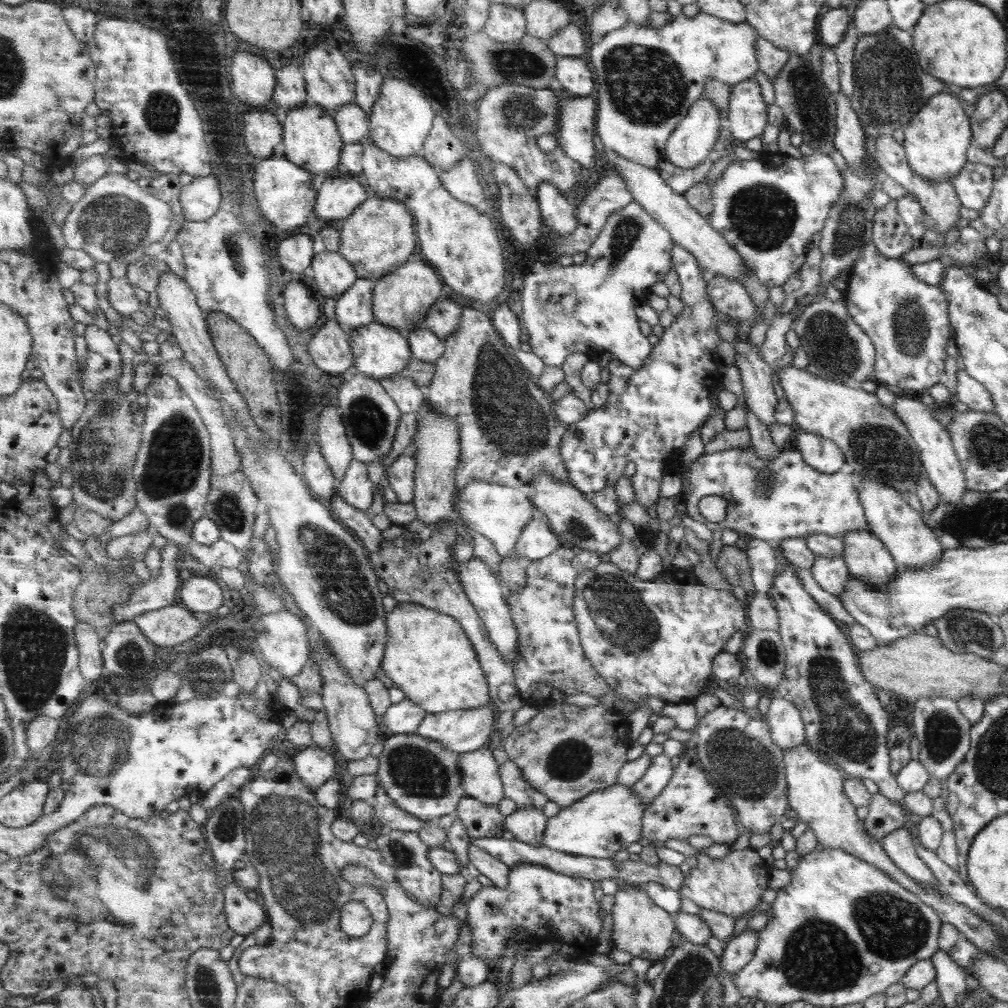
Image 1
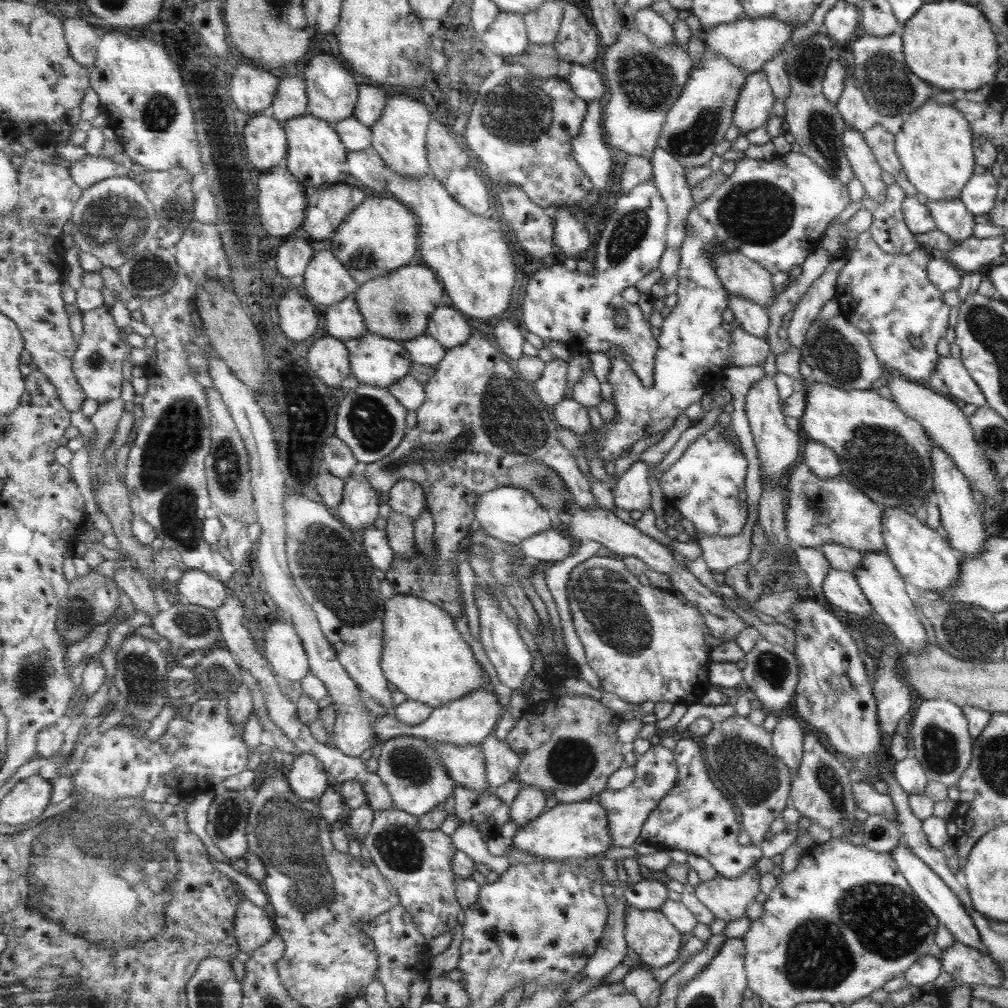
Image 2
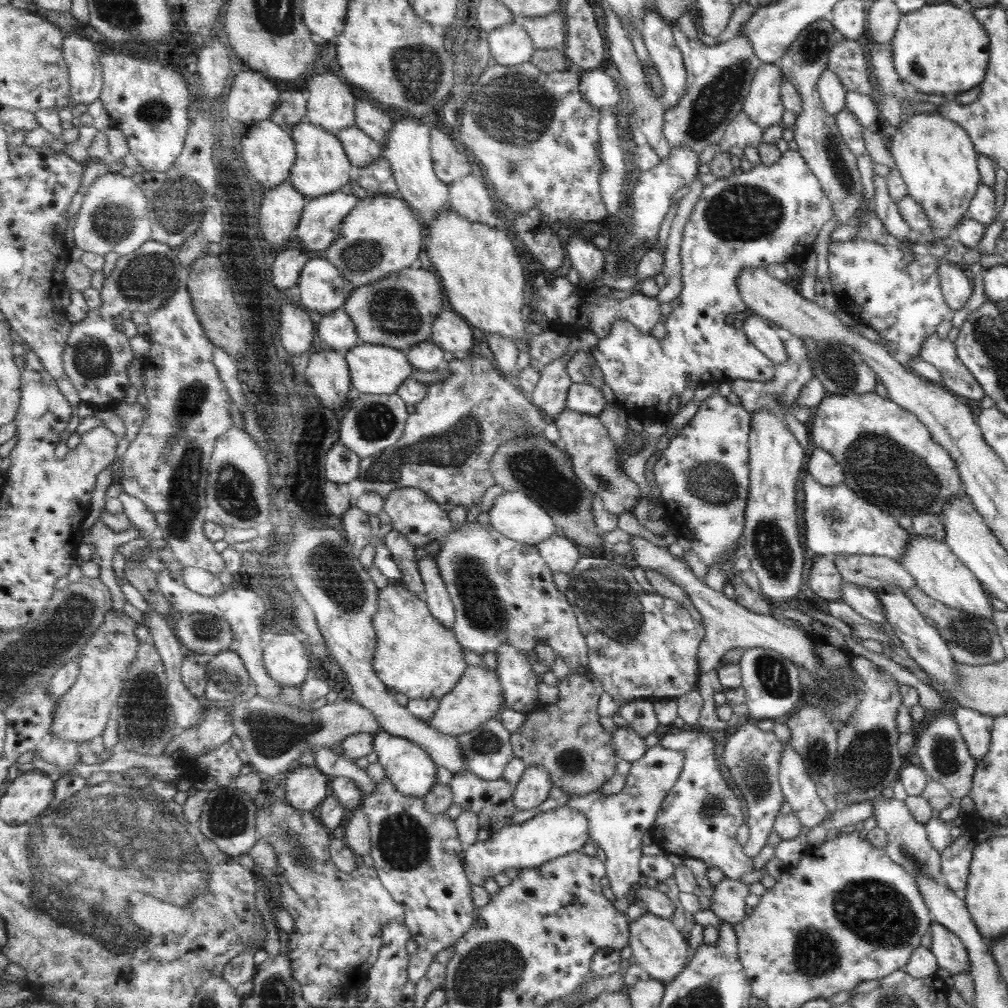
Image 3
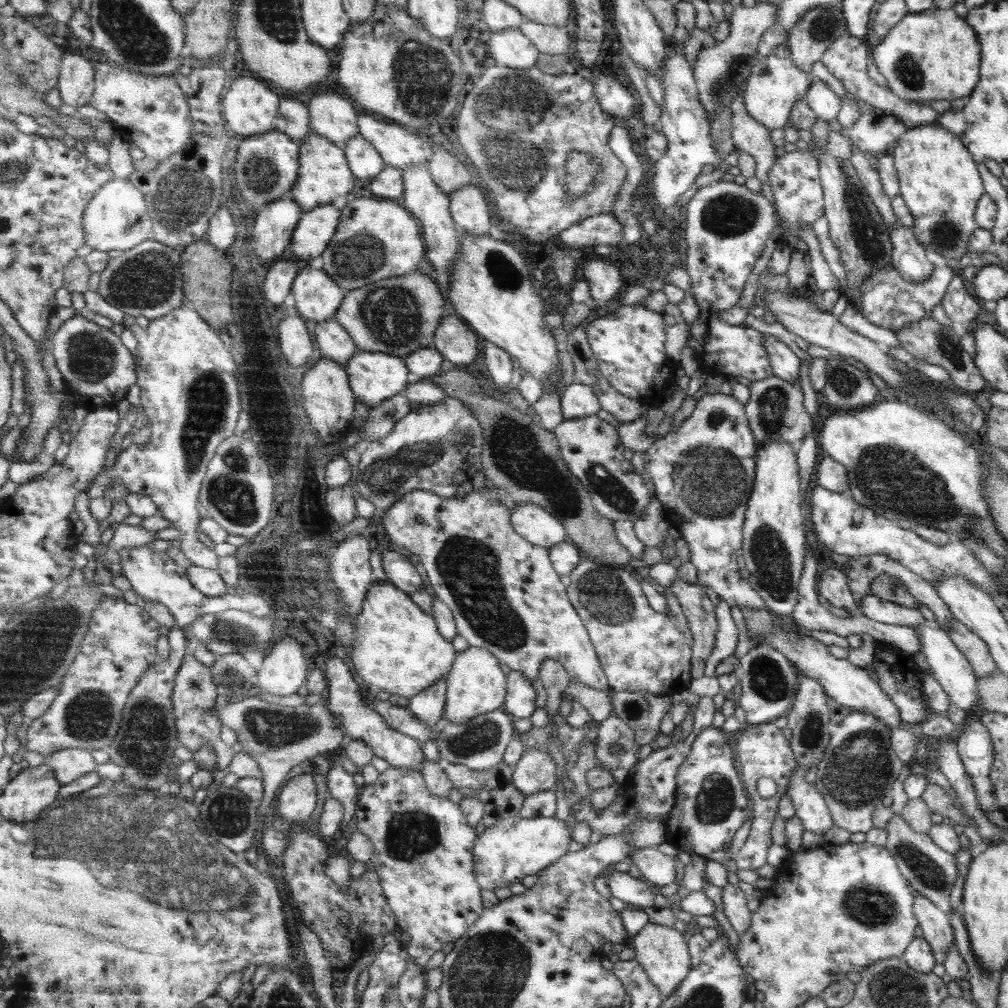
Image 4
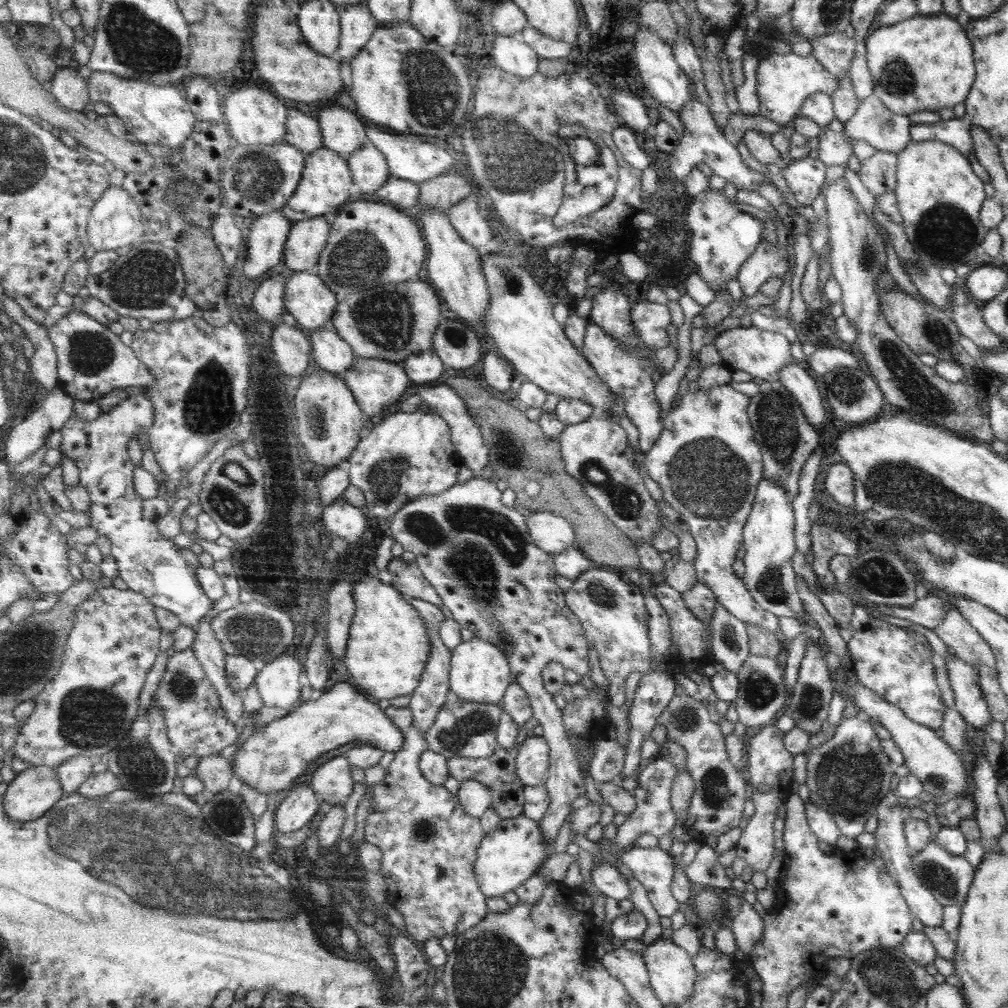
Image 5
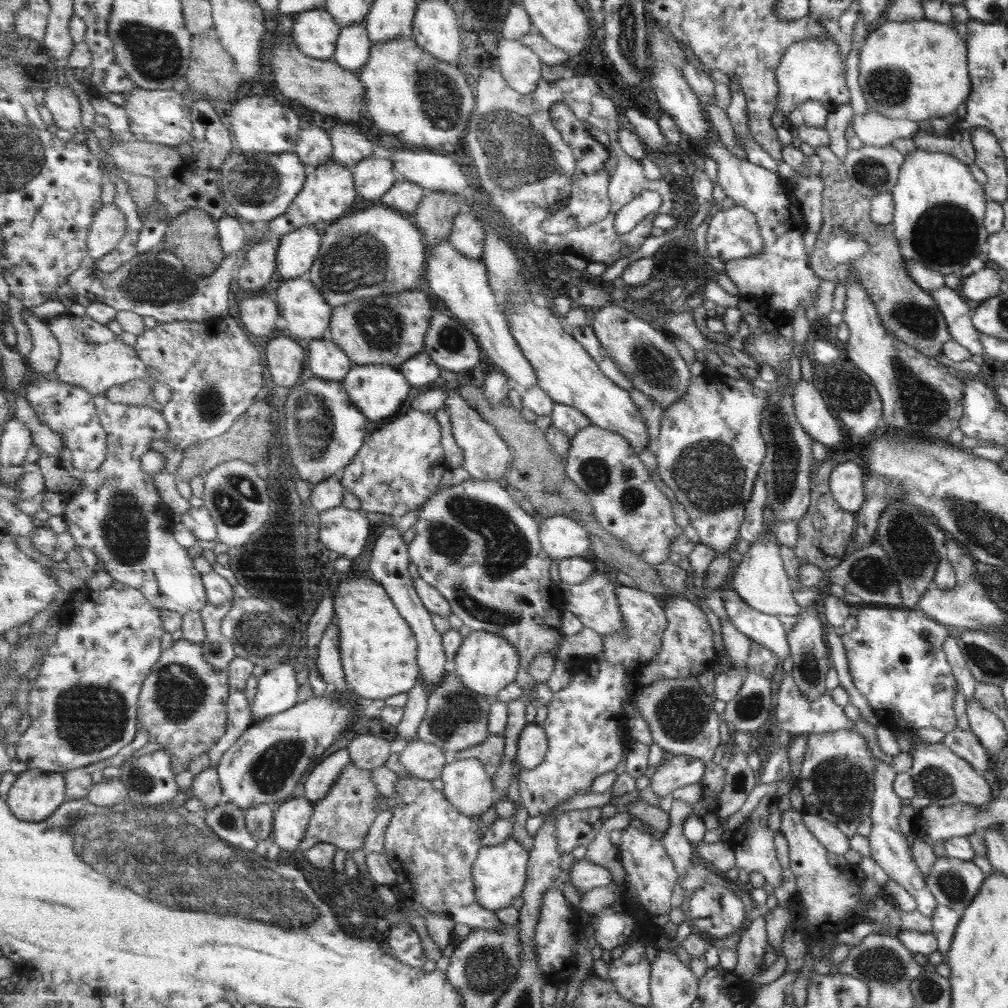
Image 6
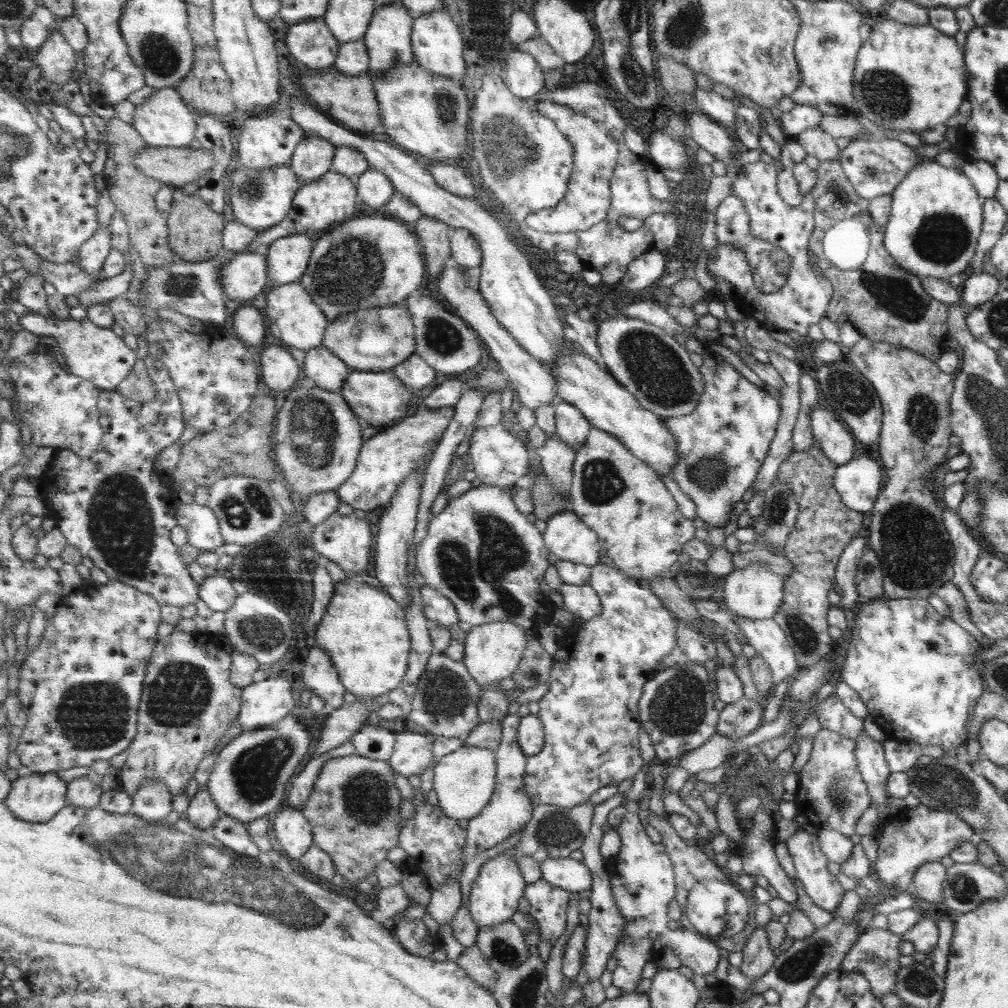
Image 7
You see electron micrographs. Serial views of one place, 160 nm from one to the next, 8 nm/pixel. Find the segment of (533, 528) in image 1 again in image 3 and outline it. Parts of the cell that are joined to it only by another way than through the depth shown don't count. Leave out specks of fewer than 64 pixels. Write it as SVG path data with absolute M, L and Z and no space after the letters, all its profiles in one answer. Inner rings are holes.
M559 533L536 546L551 571L569 574L576 568L585 551L569 537Z

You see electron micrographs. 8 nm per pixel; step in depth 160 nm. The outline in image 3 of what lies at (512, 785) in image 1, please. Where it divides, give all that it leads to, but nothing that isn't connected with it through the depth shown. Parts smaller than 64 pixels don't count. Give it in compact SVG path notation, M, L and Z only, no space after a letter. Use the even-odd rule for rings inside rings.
M498 714L482 728L457 736L468 770L483 780L504 778L507 766L515 757L512 734L505 729Z

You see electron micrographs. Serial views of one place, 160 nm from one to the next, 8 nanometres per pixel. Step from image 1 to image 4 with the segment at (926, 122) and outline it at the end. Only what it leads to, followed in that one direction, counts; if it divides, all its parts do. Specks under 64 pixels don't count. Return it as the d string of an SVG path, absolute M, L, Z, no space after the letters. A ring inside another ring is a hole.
M935 121L906 128L887 153L897 173L898 195L914 220L911 231L915 240L945 259L963 256L977 227L974 208L984 193L976 162L969 152Z

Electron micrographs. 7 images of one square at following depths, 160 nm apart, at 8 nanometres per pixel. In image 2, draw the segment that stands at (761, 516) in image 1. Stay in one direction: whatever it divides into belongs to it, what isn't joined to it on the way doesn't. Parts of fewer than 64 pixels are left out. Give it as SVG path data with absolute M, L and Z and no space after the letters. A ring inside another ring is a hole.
M721 415L715 425L693 441L680 458L659 478L659 485L667 504L673 506L675 510L679 510L684 519L693 524L698 539L703 534L735 536L741 533L746 525L745 477L746 467L749 466L749 463L739 446L724 440L724 436L722 436L728 430L725 421L727 418L726 415ZM795 463L787 476L787 500L784 508L784 532L791 545L819 548L823 544L839 544L861 554L885 554L881 537L883 508L866 498L857 488L839 476L821 480L803 464Z

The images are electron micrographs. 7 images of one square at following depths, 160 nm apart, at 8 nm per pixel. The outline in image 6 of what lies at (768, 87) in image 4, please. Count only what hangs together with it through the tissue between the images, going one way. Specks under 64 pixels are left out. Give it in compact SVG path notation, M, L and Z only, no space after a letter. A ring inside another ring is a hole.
M825 32L823 37L809 37L803 41L791 44L782 56L775 70L775 83L779 87L776 96L777 104L774 110L782 114L787 123L788 114L796 104L803 101L816 100L828 112L833 112L840 104L849 103L849 93L845 85L845 60L839 56L837 41Z

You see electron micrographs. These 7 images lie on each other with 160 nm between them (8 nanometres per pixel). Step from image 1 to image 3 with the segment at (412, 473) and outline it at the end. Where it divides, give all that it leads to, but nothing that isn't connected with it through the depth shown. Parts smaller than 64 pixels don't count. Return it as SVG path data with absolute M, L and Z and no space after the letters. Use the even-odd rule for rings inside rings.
M399 488L398 491L391 492L386 499L383 512L391 519L393 530L407 536L415 548L423 548L433 541L440 544L441 549L435 556L435 562L456 608L453 632L464 648L483 655L487 652L495 653L502 644L509 643L528 656L539 643L547 643L563 658L571 672L583 675L597 684L598 677L590 669L586 634L583 634L582 626L579 625L574 605L566 595L557 590L553 582L553 571L535 545L525 545L521 541L512 540L511 537L499 533L493 524L483 528L477 520L465 520L465 524L459 530L453 530L453 522L447 511L443 511L443 506L419 488Z

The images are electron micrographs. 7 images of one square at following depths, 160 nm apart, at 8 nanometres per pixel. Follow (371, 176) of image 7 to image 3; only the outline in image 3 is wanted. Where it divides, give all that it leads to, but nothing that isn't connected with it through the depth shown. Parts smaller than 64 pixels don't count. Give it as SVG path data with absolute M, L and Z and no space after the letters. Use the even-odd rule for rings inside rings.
M356 124L337 131L336 135L342 140L354 167L367 168L382 157L382 144L363 132Z

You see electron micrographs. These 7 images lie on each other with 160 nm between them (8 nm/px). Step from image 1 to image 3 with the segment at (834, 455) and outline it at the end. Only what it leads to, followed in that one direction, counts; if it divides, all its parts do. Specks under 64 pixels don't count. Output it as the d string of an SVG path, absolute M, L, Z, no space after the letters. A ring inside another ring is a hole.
M811 446L805 457L805 467L809 476L822 486L837 486L843 484L843 468L835 462L835 459L822 448Z

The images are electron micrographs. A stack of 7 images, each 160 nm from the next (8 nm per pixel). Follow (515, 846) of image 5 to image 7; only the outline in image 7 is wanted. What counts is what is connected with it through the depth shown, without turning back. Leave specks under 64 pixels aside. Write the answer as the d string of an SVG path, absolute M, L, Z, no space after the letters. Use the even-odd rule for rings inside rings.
M499 853L495 857L484 862L479 869L479 874L473 882L470 893L470 913L478 924L478 932L481 927L494 927L501 923L507 923L511 916L519 910L521 898L526 896L528 884L520 871L518 862L507 853Z

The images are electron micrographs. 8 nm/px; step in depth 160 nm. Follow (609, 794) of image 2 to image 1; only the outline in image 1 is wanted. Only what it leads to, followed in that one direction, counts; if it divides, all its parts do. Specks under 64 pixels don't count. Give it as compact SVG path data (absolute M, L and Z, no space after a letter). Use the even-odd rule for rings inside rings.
M660 754L651 759L649 771L633 786L636 793L642 798L642 803L645 803L647 808L651 808L655 798L669 784L675 773L675 768L671 764L671 758L665 756L665 754Z

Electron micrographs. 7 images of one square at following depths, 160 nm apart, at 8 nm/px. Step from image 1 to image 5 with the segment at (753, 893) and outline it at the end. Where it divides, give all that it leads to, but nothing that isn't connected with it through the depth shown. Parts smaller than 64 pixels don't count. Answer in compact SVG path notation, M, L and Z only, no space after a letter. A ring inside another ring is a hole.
M742 900L739 904L739 912L729 919L732 921L731 932L734 936L736 948L744 956L747 956L761 936L763 930L762 918L752 909L750 904Z

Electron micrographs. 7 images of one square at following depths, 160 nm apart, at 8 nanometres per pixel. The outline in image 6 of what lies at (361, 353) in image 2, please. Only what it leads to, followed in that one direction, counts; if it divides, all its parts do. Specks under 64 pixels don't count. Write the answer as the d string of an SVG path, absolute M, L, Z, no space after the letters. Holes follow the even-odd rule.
M353 363L352 369L343 380L343 386L349 393L351 400L355 406L371 420L387 420L397 416L397 412L403 408L403 402L409 398L411 388L410 381L404 375L404 371L400 367L389 367L380 364L358 365Z

